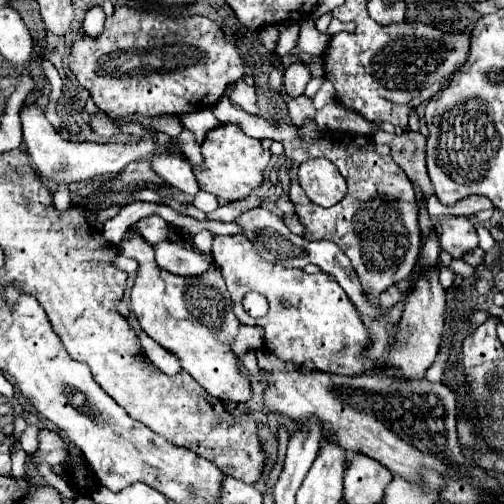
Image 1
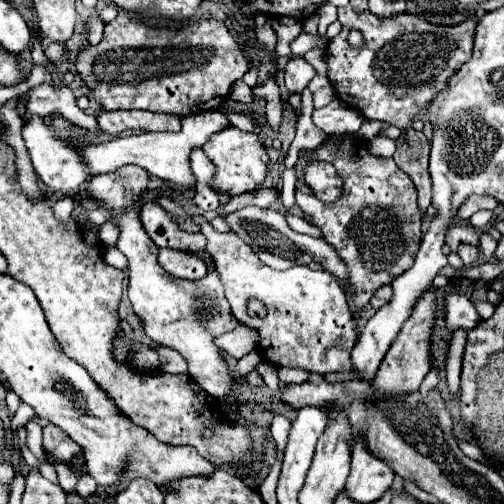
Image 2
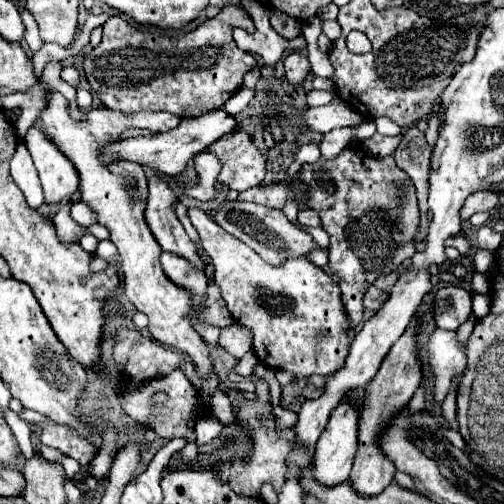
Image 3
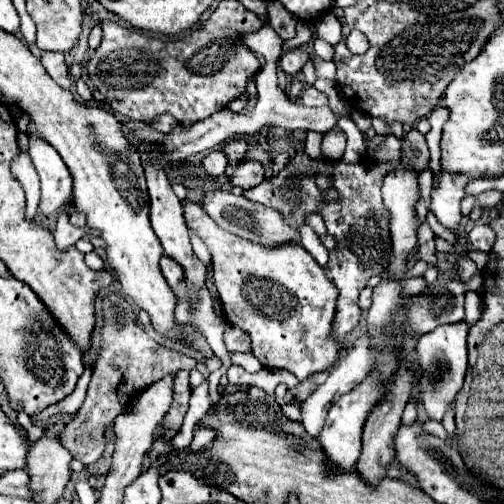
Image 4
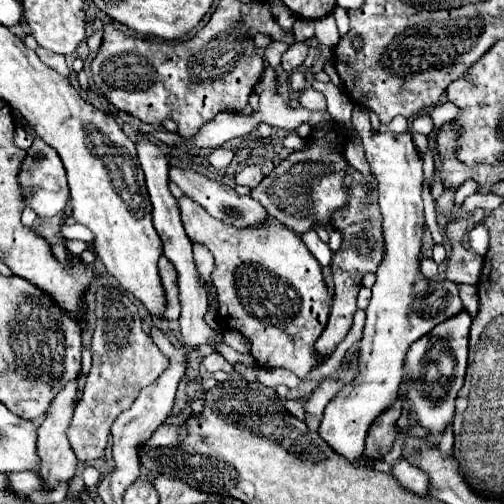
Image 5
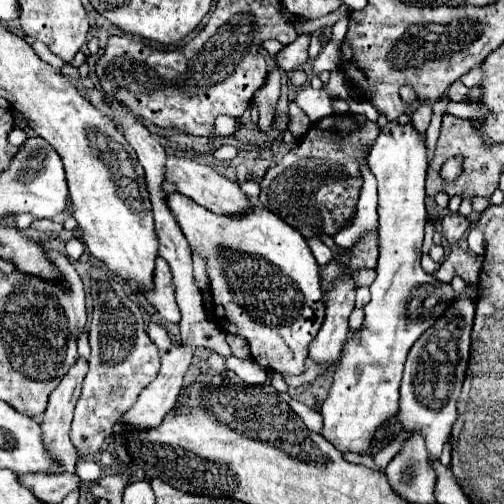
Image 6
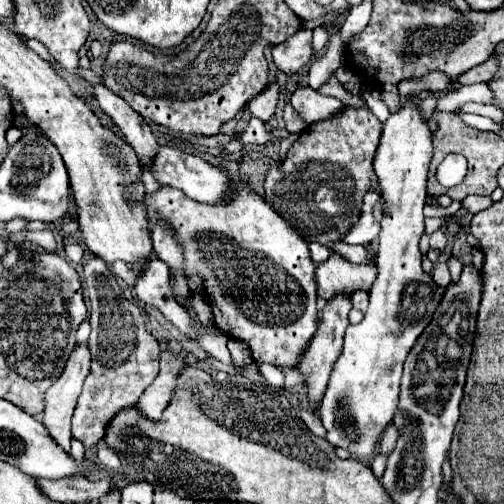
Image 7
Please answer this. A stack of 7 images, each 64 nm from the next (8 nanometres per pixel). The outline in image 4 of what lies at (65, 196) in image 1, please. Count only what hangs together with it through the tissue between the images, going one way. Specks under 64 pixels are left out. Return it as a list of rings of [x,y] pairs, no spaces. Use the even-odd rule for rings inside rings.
[[[62,212],[60,218],[58,218],[58,226],[56,226],[56,232],[54,232],[54,240],[56,240],[56,246],[58,250],[68,250],[76,240],[80,240],[80,236],[84,232],[92,232],[90,228],[76,228],[68,222],[68,214]]]

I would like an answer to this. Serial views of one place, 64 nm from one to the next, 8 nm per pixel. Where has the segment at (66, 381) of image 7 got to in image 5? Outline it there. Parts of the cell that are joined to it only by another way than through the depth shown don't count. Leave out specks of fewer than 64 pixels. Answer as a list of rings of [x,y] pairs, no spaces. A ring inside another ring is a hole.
[[[78,372],[78,376],[74,380],[70,380],[56,394],[56,398],[50,402],[50,408],[48,408],[42,424],[38,426],[38,452],[40,452],[40,458],[42,458],[42,464],[40,464],[38,472],[40,472],[40,476],[44,476],[44,480],[48,480],[48,484],[56,484],[56,480],[60,480],[60,482],[70,480],[76,472],[76,466],[78,466],[78,458],[72,452],[72,446],[68,444],[66,430],[68,430],[72,414],[74,414],[74,404],[76,404],[76,394],[78,394],[78,380],[82,376],[84,374]]]

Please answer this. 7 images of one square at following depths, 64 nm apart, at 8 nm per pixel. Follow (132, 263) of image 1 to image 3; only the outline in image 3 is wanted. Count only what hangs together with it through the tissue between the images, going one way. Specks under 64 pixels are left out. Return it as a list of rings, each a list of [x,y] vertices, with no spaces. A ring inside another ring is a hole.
[[[100,240],[96,254],[102,256],[104,260],[108,260],[108,262],[116,262],[116,248],[110,240]]]

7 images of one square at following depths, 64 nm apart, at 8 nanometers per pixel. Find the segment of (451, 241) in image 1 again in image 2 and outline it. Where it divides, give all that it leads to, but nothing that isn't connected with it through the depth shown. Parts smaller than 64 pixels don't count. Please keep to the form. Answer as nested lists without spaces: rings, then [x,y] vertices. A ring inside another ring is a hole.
[[[454,226],[454,228],[448,230],[446,244],[450,246],[452,252],[456,252],[462,242],[468,242],[472,246],[478,244],[478,236],[476,236],[476,230],[472,226]]]

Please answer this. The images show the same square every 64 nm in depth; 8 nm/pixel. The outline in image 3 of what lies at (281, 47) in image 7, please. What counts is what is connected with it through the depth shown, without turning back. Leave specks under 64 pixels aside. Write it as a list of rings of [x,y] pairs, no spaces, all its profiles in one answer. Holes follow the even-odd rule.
[[[290,52],[284,58],[284,72],[286,72],[286,80],[294,86],[302,84],[306,74],[310,72],[310,62],[306,58],[306,54],[302,52]]]

